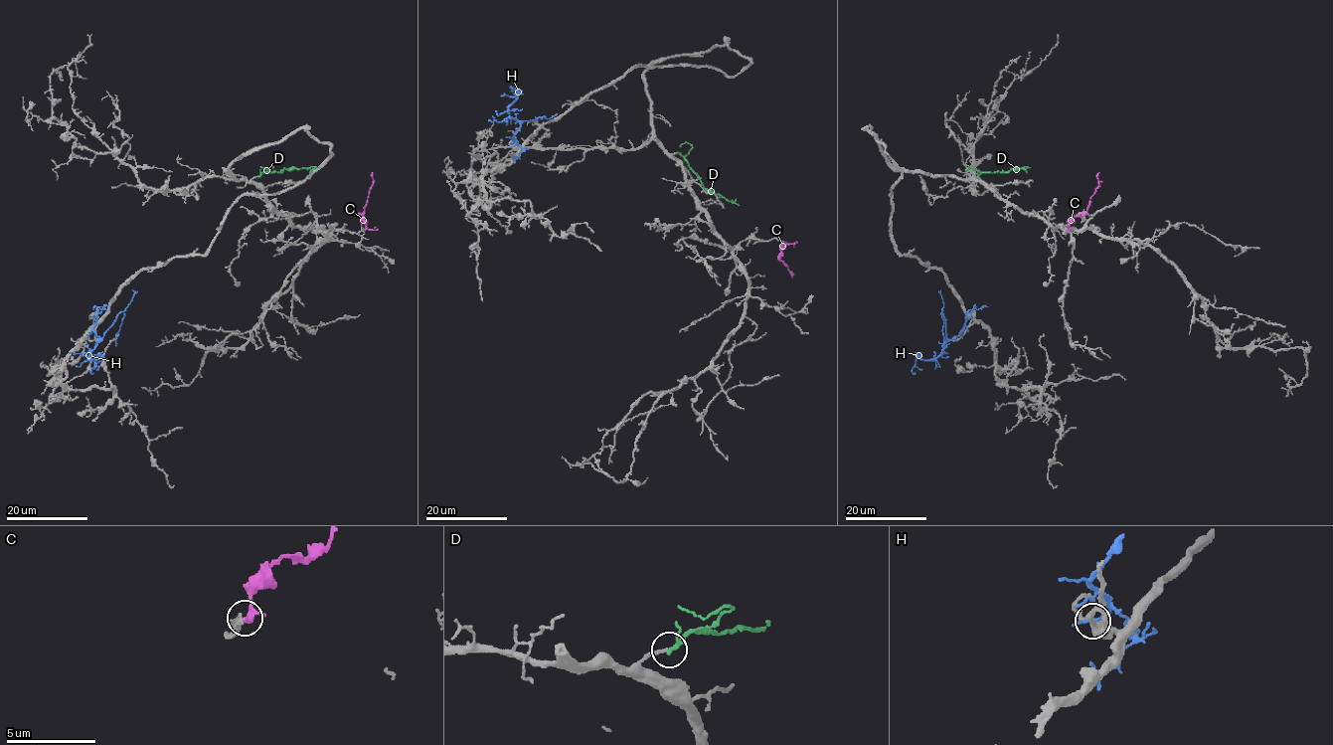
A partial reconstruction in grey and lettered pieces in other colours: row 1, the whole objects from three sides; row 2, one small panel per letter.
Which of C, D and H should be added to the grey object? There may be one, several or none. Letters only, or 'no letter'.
C

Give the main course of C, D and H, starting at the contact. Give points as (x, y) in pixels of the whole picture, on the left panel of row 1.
C: (364, 229), (365, 221), (360, 214), (373, 185), (372, 172)
D: (257, 176), (285, 168), (319, 167)
H: (93, 316), (96, 319), (93, 332), (100, 339), (115, 316), (124, 312), (115, 346)

